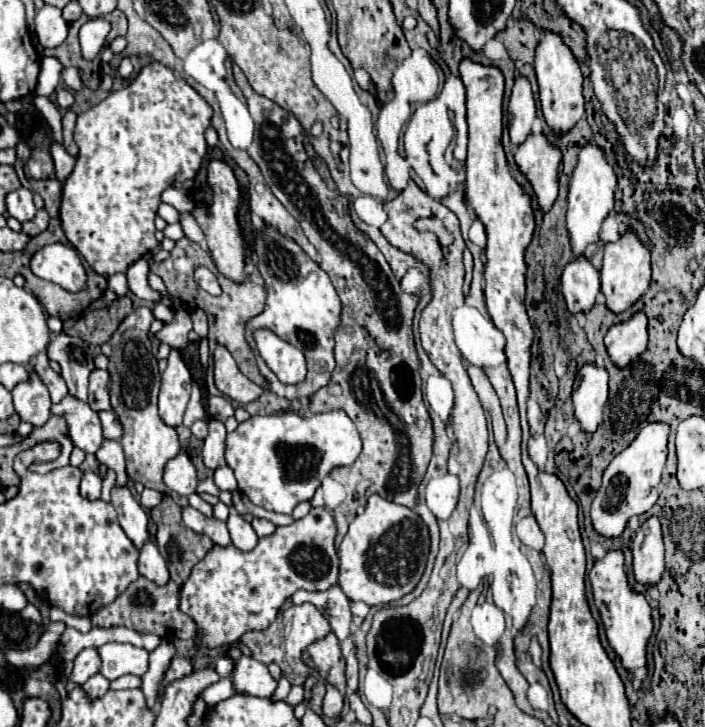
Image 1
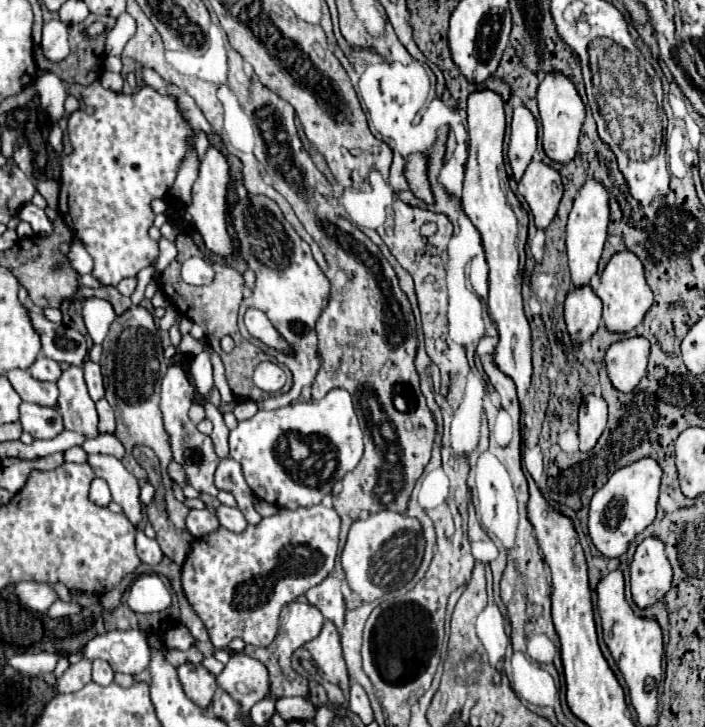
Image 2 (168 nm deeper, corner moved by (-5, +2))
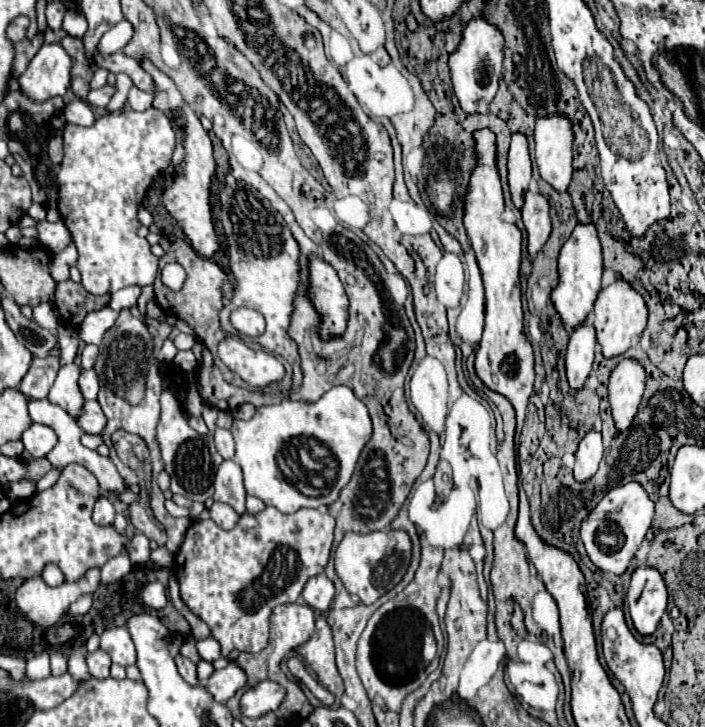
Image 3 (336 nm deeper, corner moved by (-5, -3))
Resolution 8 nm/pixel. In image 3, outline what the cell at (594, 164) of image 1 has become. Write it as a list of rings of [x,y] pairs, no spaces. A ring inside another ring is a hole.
[[[577,223],[571,237],[561,247],[559,255],[559,285],[551,293],[551,301],[557,313],[563,319],[563,325],[571,331],[575,325],[583,323],[593,311],[597,293],[601,291],[601,273],[603,273],[603,253],[597,229],[593,223]]]

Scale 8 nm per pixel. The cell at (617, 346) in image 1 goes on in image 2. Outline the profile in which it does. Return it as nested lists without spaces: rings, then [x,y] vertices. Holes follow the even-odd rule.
[[[637,336],[615,342],[605,354],[605,368],[611,378],[611,384],[623,394],[633,392],[645,374],[647,360],[649,360],[647,338]]]

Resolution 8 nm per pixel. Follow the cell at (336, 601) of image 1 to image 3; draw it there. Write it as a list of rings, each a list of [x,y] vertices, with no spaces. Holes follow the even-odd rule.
[[[325,573],[317,575],[317,577],[311,577],[301,593],[301,601],[307,603],[309,607],[313,607],[315,611],[319,613],[327,613],[329,611],[329,605],[335,597],[335,587],[333,583],[327,579]]]

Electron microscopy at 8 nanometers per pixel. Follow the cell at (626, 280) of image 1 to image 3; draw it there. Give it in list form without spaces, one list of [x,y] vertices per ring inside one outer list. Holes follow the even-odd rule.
[[[619,277],[611,285],[601,289],[601,293],[595,301],[593,325],[595,325],[597,341],[601,345],[603,355],[617,357],[617,355],[625,353],[631,347],[631,343],[643,333],[643,329],[647,325],[647,315],[649,315],[649,309],[645,305],[645,299],[625,279]]]

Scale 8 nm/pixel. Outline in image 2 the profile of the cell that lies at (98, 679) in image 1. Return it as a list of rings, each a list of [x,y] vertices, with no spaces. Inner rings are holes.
[[[95,658],[93,662],[91,662],[91,674],[93,674],[93,682],[97,682],[97,684],[101,684],[101,686],[107,686],[107,684],[111,684],[113,682],[113,670],[111,670],[111,666],[105,662],[105,660],[99,660],[99,658]]]

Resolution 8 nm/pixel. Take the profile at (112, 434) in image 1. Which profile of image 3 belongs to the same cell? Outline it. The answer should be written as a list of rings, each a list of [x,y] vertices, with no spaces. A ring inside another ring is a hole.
[[[87,401],[85,403],[85,413],[77,419],[79,427],[85,431],[85,433],[103,433],[105,429],[105,413],[101,411],[101,405],[97,401]]]

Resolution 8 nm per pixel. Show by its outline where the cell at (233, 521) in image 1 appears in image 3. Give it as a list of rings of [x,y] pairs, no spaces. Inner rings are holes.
[[[213,503],[211,509],[211,519],[221,527],[221,529],[233,529],[239,521],[239,515],[235,513],[235,509],[231,509],[229,505],[223,505],[223,503]]]

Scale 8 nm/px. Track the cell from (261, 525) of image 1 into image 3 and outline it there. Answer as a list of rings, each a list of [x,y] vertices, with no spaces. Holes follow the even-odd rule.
[[[223,461],[219,465],[217,477],[215,477],[215,501],[231,505],[239,515],[245,513],[245,487],[243,487],[243,477],[241,469],[233,461]]]

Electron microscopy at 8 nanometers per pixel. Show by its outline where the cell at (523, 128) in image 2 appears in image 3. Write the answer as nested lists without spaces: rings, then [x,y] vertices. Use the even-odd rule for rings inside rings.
[[[517,131],[511,137],[511,147],[509,147],[509,189],[511,189],[511,199],[517,209],[523,205],[525,191],[531,181],[531,157],[529,157],[529,143],[527,135]]]

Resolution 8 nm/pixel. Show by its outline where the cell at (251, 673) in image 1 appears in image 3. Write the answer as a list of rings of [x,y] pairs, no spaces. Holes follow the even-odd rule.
[[[229,663],[225,669],[215,671],[209,677],[207,683],[207,691],[215,697],[215,701],[225,703],[229,701],[241,687],[245,687],[247,683],[247,673],[237,665],[237,663]]]

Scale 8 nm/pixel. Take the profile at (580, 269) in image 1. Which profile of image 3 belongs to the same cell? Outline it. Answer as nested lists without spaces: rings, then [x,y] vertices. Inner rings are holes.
[[[585,319],[581,325],[577,325],[571,331],[569,345],[567,345],[567,381],[573,389],[583,387],[591,363],[593,363],[593,353],[595,353],[597,337],[595,329],[589,319]]]

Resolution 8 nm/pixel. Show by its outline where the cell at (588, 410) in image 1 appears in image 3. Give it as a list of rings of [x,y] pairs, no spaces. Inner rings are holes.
[[[591,429],[587,431],[587,435],[581,439],[579,449],[575,453],[575,479],[577,481],[587,481],[595,475],[599,461],[603,457],[603,443],[601,443],[601,431],[599,429]]]

